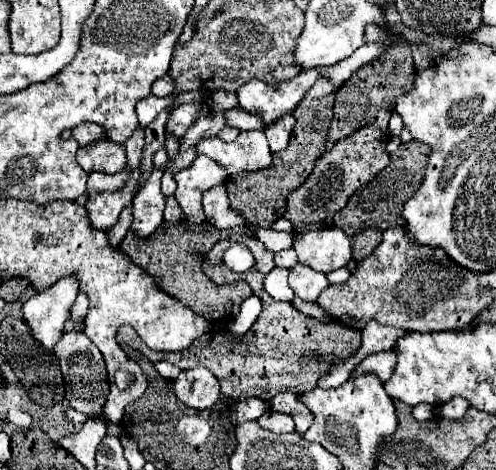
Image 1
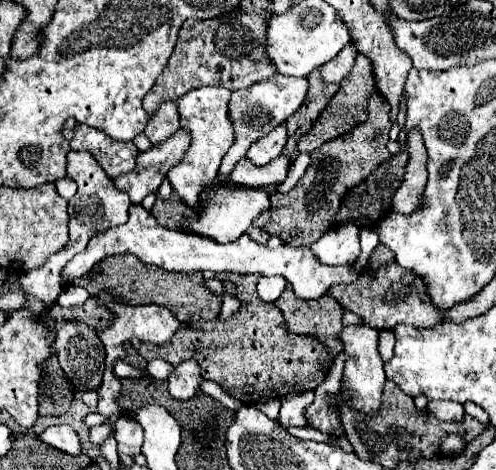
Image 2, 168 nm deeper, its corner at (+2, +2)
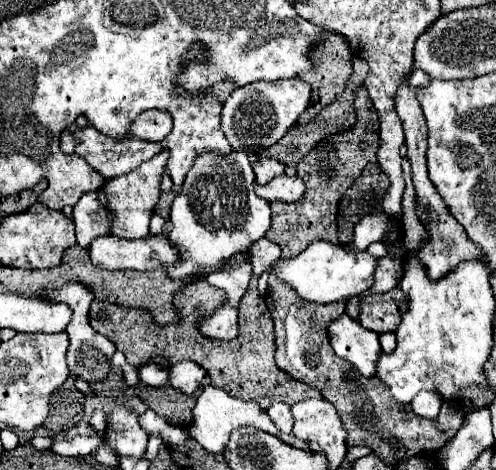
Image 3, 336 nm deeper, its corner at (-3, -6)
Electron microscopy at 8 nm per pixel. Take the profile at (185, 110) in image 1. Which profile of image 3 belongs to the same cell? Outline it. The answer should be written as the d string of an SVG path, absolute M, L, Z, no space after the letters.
M144 110L130 126L132 138L164 142L172 130L172 116L162 110Z

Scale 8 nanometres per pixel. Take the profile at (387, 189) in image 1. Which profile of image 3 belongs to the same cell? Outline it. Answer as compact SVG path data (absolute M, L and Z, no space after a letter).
M368 164L360 178L356 178L356 182L344 192L336 218L340 244L348 244L352 240L354 226L362 216L382 212L382 198L388 186L388 176L376 164Z

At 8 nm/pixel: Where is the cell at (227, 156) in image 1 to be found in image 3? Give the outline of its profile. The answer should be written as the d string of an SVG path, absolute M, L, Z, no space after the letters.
M278 176L274 178L270 184L266 186L258 186L254 184L256 188L256 194L264 200L282 200L282 202L296 202L302 198L306 186L304 186L304 180L300 180L298 176Z

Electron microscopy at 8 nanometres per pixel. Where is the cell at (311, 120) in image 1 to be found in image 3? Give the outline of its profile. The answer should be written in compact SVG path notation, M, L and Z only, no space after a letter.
M326 32L324 42L318 46L314 56L318 62L302 76L312 86L310 106L300 116L298 124L314 120L326 104L344 92L344 84L352 74L352 52L348 48L348 40L338 32Z

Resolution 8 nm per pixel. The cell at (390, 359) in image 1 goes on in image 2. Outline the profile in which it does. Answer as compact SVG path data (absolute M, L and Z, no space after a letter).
M381 330L379 332L379 354L381 354L383 362L387 362L393 356L393 346L395 346L393 330Z

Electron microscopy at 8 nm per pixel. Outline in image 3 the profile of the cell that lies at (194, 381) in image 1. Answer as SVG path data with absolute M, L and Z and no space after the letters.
M196 362L174 364L168 372L170 372L170 384L184 394L194 394L200 388L202 378L206 376L206 372L200 366L196 366Z

